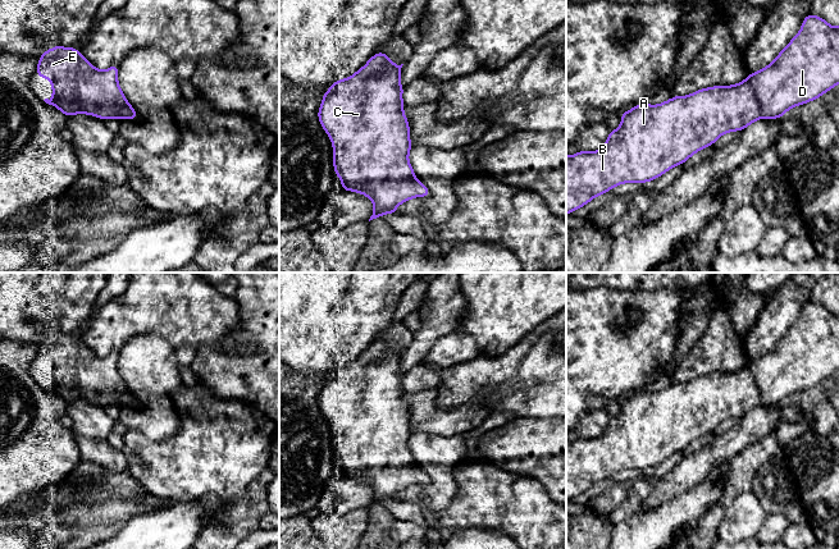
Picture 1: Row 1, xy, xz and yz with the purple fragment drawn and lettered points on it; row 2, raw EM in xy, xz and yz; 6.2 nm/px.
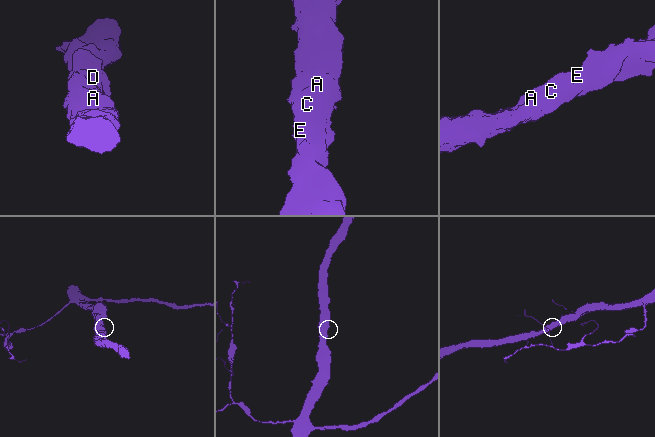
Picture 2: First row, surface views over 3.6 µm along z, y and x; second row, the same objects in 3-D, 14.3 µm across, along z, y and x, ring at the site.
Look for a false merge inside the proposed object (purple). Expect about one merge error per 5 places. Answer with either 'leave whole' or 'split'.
leave whole

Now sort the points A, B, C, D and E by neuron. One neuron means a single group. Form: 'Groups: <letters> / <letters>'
Groups: A B C D E

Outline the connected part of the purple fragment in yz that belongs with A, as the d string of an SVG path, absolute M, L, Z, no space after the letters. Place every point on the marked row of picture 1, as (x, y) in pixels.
M810 13L801 31L761 70L731 86L713 86L658 105L637 104L621 113L621 124L610 131L599 151L566 155L566 215L624 183L657 179L693 154L712 146L722 134L743 131L760 118L776 119L792 107L822 96L839 83L839 27Z

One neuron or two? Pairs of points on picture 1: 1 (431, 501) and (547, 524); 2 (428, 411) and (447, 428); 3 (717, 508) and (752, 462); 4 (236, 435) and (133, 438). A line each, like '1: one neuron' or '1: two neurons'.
1: two neurons
2: one neuron
3: one neuron
4: one neuron

